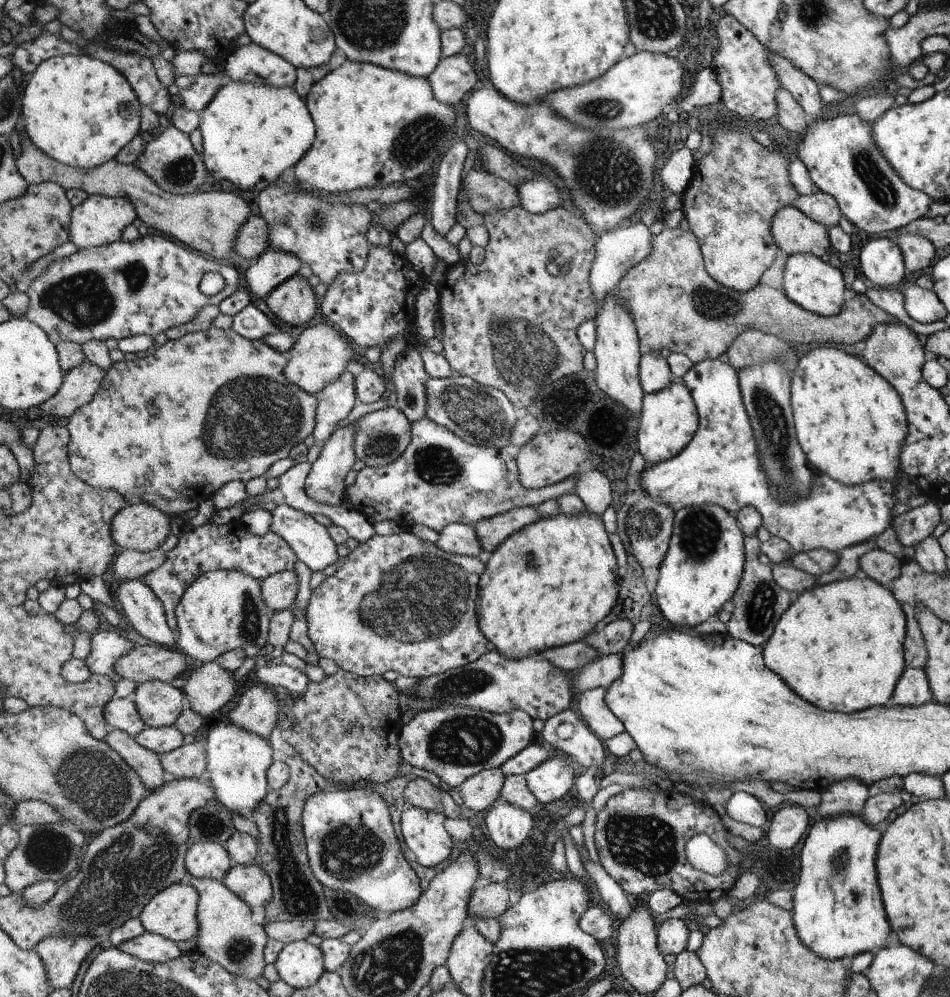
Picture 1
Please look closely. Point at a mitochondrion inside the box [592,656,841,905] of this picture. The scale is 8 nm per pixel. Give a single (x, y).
(644, 844)

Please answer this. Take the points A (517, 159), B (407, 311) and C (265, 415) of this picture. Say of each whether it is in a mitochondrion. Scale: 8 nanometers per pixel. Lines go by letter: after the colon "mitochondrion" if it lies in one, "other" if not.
A: other
B: other
C: mitochondrion

